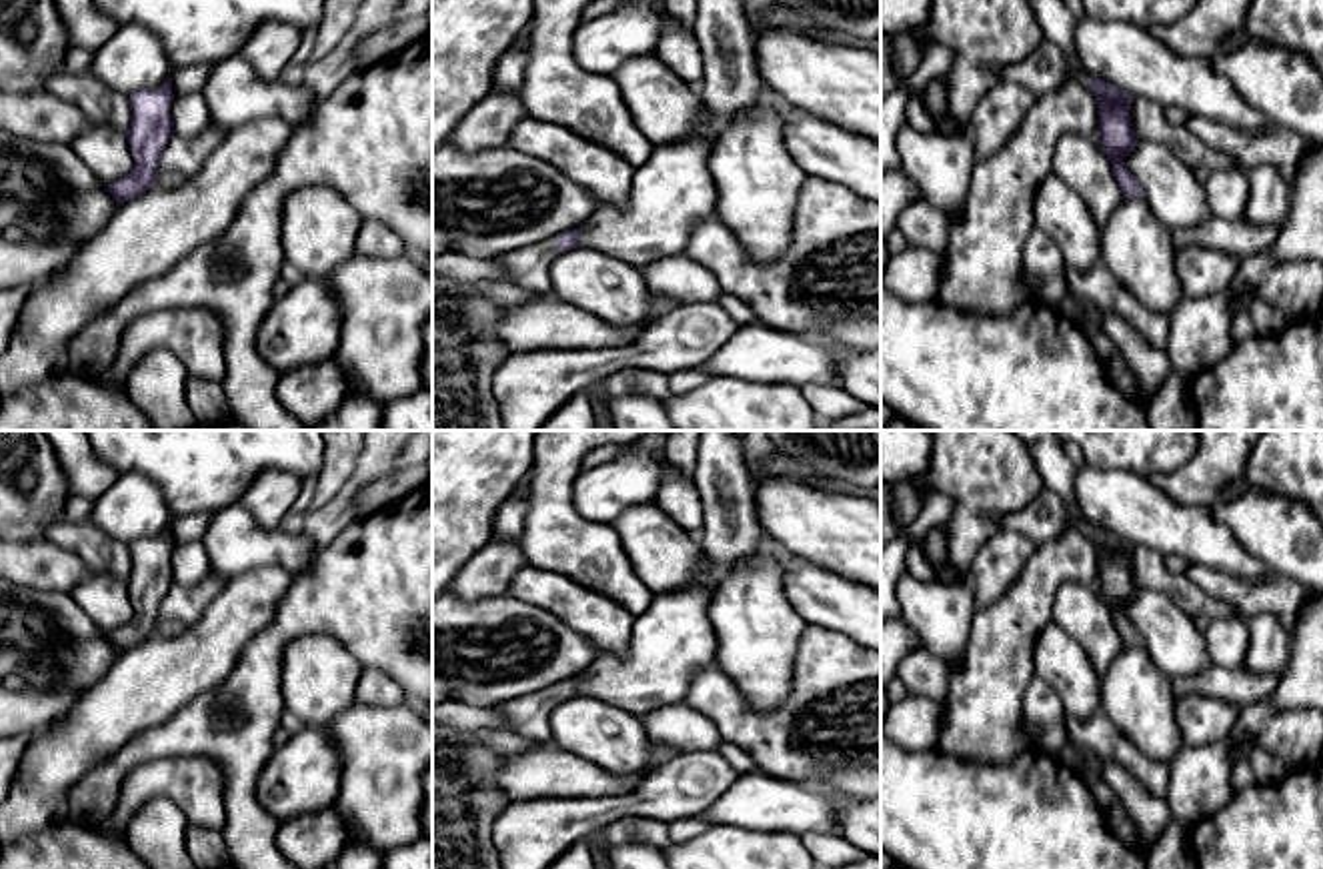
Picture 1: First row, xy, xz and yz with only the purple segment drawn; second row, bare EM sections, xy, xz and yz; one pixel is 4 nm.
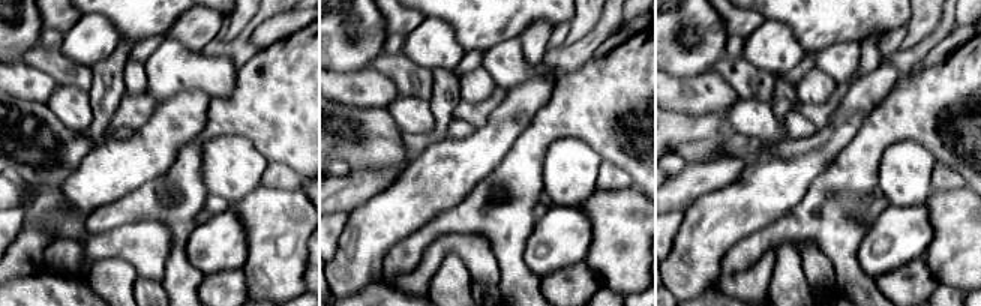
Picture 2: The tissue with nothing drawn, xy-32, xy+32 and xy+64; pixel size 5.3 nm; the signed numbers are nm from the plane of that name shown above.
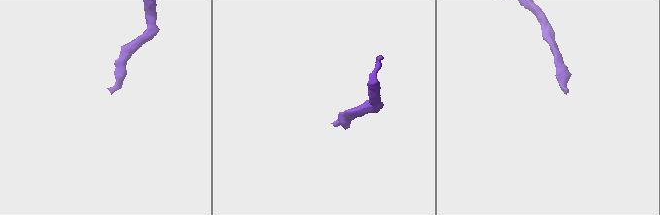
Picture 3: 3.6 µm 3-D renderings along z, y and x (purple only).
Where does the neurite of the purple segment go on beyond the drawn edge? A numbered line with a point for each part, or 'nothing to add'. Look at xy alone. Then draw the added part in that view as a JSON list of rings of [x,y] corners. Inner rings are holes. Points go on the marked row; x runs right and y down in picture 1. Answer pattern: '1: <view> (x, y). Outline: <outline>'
nothing to add

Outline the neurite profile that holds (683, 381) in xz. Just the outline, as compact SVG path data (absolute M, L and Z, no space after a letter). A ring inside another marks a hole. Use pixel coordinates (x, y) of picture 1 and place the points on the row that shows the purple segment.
M701 366L669 372L667 376L673 394L687 394L711 378Z

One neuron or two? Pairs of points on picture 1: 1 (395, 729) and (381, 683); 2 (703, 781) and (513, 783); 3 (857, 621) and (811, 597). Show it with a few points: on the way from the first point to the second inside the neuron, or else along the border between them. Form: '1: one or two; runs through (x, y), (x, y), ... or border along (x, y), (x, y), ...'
1: two; border along (355, 699), (367, 705), (405, 703)
2: two; border along (643, 779), (623, 793), (595, 797)
3: one; runs through (845, 609), (823, 597)

